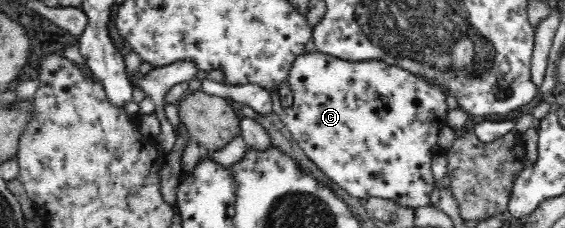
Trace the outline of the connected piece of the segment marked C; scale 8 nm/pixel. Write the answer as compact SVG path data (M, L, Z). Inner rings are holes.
M304 55L292 62L284 84L291 92L291 100L281 100L273 87L272 111L294 138L297 149L303 150L329 180L358 199L386 198L415 209L432 204L431 193L435 179L432 158L434 154L445 152L437 146L437 134L447 125L449 110L445 105L444 90L400 66L389 66L383 61L347 62L337 58Z

